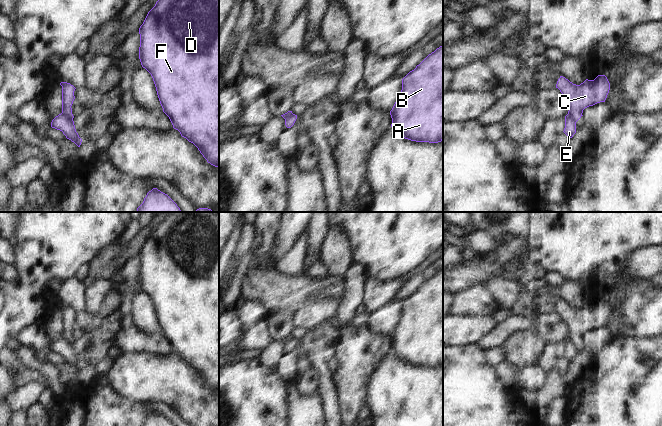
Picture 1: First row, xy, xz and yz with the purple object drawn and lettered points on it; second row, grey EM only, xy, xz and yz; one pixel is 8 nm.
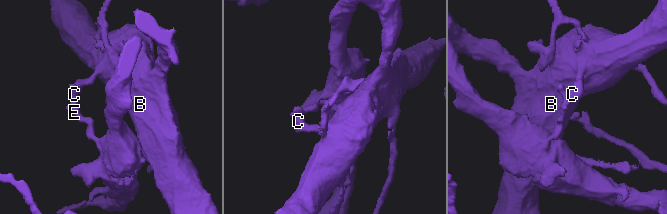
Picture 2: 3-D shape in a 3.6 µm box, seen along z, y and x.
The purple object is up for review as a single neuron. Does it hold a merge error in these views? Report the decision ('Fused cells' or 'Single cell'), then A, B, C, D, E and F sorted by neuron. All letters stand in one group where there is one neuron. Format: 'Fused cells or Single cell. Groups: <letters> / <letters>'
Fused cells. Groups: A B C D F / E.

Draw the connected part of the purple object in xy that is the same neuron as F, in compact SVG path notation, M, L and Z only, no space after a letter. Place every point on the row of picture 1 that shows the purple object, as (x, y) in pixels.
M158 0L140 26L139 34L139 59L153 78L163 112L169 117L173 128L193 143L208 163L219 167L219 0Z

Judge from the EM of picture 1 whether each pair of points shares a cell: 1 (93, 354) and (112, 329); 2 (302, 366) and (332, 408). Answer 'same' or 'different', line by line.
1: same
2: different

